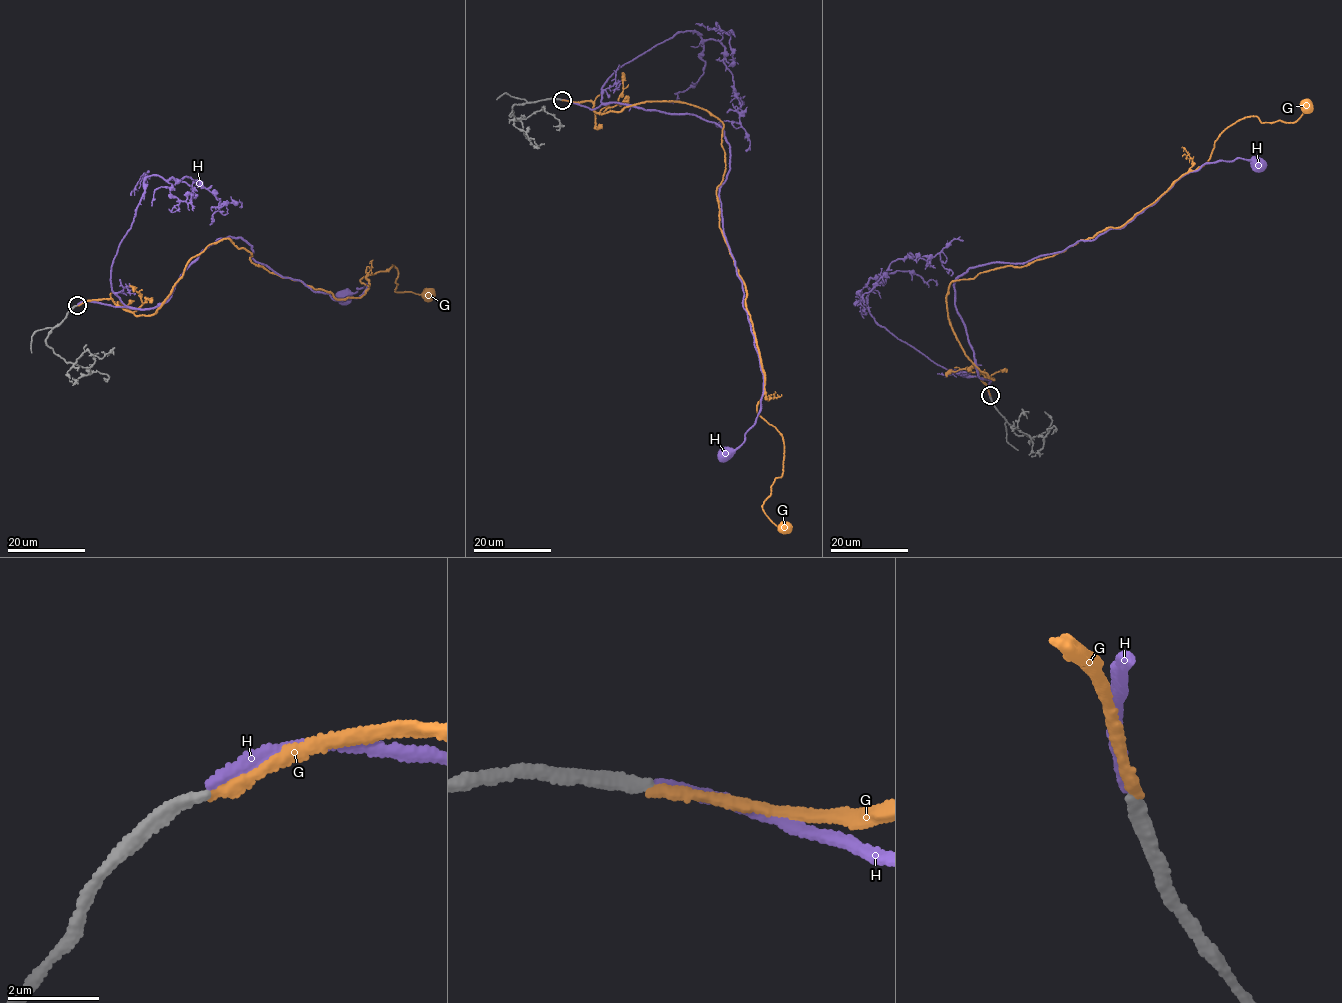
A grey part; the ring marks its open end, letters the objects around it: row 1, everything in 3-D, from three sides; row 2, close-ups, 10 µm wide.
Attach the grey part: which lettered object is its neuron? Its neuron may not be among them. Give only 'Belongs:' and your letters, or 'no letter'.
Belongs: G

